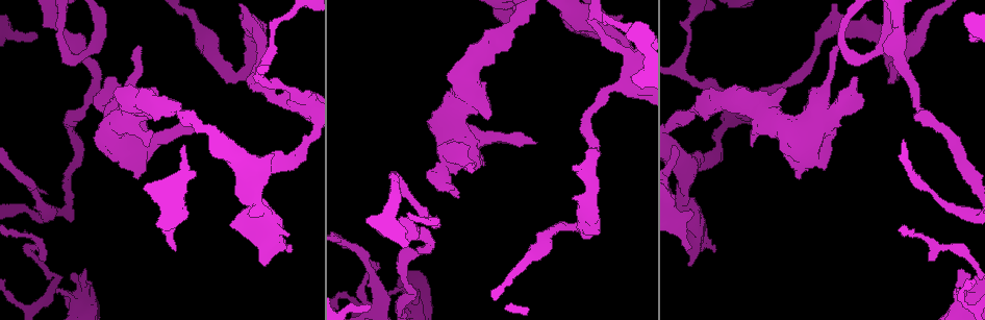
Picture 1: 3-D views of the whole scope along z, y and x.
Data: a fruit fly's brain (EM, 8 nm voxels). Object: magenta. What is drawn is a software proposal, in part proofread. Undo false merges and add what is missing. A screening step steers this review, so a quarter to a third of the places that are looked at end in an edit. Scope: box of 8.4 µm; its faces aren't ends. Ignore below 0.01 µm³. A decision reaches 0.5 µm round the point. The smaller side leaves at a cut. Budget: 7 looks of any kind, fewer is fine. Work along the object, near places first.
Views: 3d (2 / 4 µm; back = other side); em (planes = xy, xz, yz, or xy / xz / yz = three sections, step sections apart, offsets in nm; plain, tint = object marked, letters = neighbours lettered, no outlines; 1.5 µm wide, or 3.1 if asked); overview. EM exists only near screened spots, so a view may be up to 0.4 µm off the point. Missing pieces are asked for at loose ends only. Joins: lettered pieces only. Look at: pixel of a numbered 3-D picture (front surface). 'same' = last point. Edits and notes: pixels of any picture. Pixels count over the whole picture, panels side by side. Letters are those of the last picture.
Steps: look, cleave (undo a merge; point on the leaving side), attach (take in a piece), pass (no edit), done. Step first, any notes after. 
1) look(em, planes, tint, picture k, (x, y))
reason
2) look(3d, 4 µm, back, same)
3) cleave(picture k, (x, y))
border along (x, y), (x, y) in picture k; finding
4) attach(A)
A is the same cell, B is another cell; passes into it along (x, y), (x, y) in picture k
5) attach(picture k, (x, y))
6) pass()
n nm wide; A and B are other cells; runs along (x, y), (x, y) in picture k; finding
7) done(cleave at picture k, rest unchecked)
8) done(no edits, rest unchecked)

look(3d, 2 µm, picture 1, (536, 142))
an open end

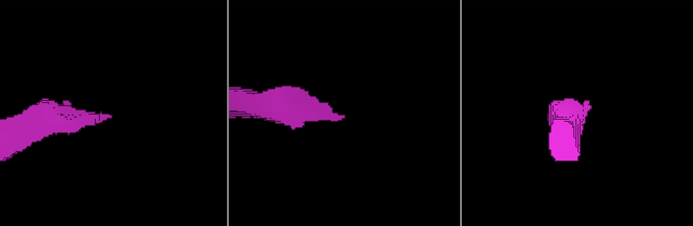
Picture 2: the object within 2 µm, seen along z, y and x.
look(em, yz, step 4, tint, picture 2, (111, 116))

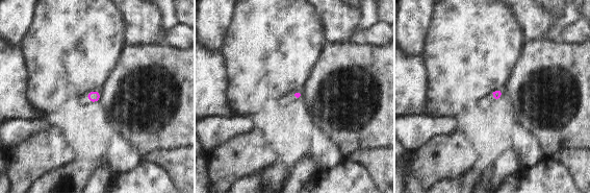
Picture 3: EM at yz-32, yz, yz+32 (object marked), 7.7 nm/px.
look(em, yz, step 4, letters, same)

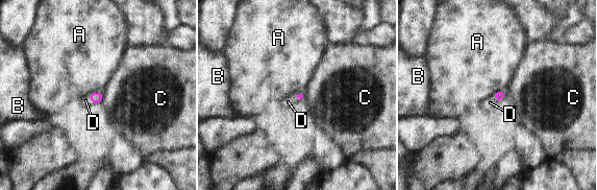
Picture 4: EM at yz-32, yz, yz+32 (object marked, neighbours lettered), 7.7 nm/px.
attach(picture 4, (85, 100))
D is the same cell, A, B and C are other cells; passes into it along (96, 97), (90, 99), (85, 100) in picture 4; it goes on there

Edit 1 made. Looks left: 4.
look(3d, 2 µm, picture 1, (234, 75))
sharp bend

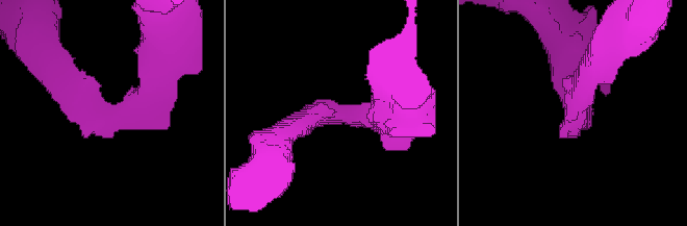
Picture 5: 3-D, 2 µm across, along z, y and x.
look(em, planes, letters, picture 5, (117, 118))

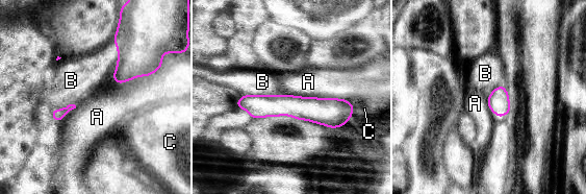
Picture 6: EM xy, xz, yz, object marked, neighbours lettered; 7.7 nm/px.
pass()
160 nm wide; A, B and C are other cells; border along (283, 94), (241, 96) in picture 6; continuous, no second neuron

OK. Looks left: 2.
done(attach at picture 4, rest unchecked)

